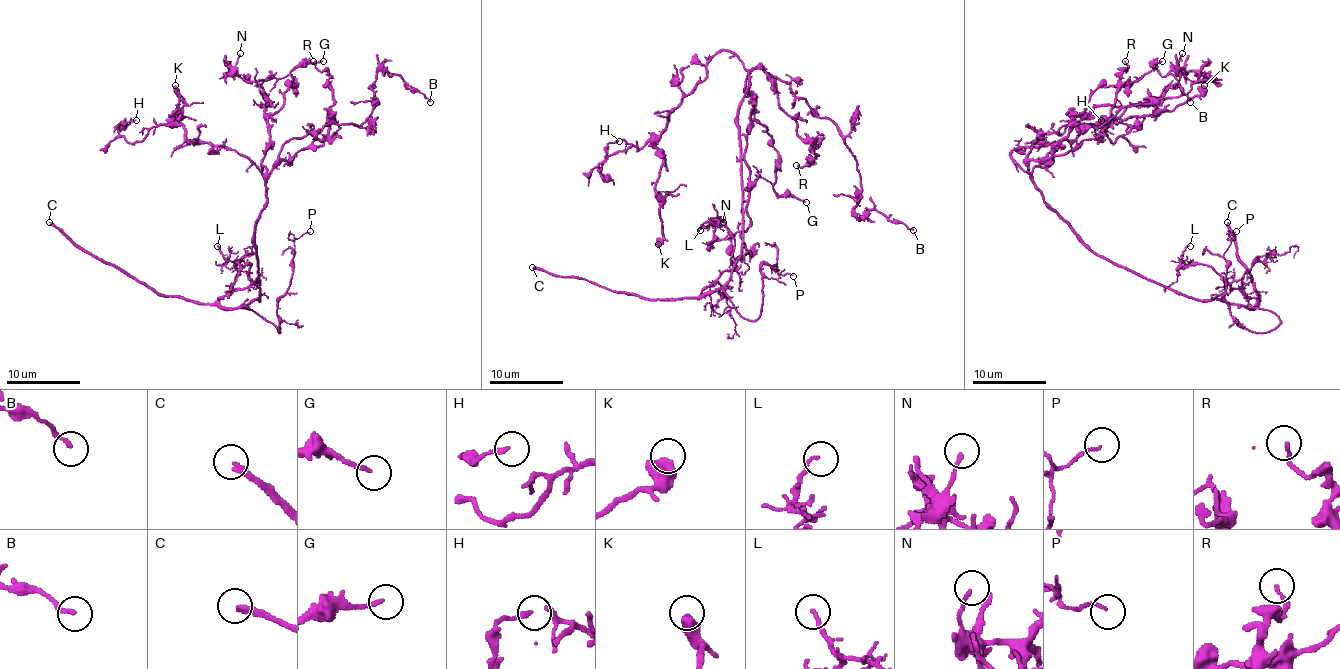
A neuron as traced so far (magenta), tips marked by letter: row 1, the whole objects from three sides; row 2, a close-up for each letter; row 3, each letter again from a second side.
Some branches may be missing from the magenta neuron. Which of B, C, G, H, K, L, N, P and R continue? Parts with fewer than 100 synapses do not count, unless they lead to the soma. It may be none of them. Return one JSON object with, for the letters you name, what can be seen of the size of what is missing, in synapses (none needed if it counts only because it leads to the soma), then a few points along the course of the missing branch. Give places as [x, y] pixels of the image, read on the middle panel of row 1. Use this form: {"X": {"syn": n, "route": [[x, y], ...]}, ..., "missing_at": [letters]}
{"missing_at": ["C"]}

